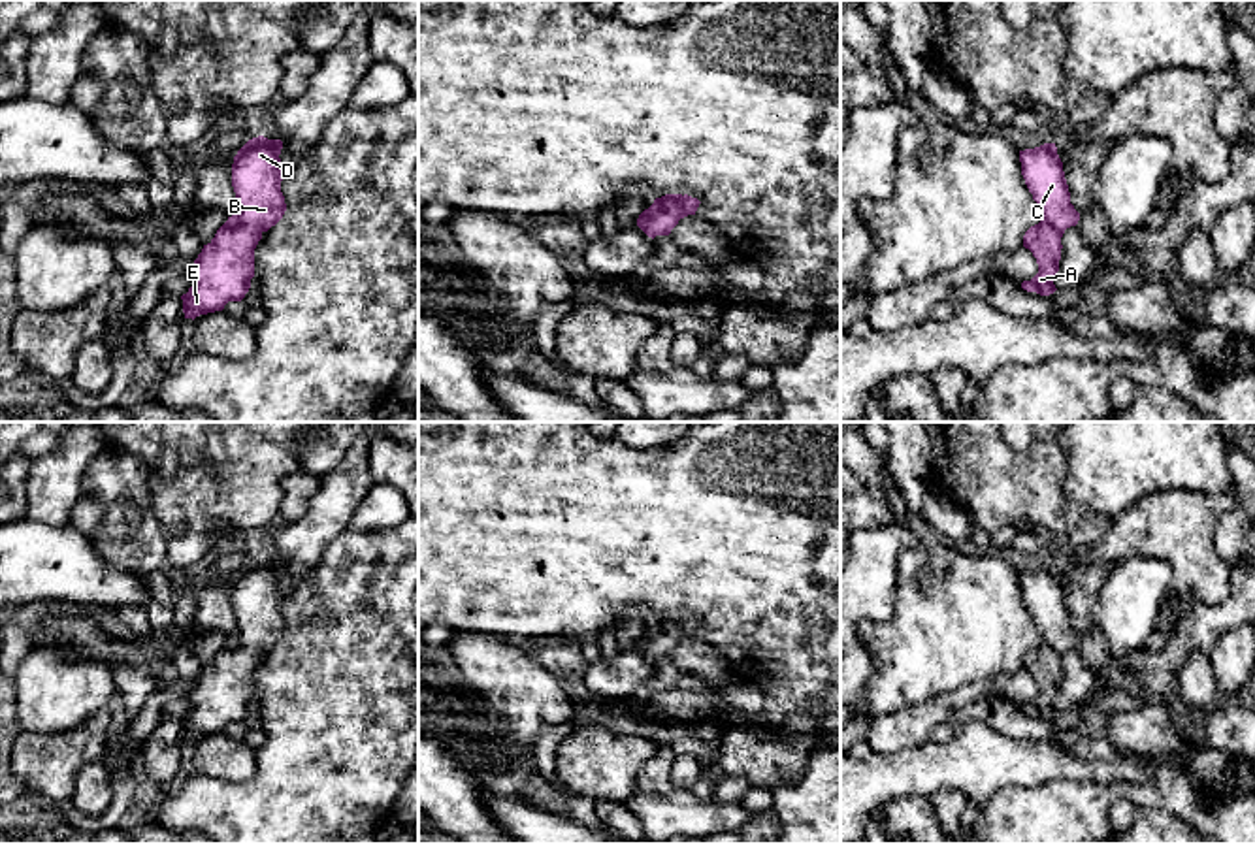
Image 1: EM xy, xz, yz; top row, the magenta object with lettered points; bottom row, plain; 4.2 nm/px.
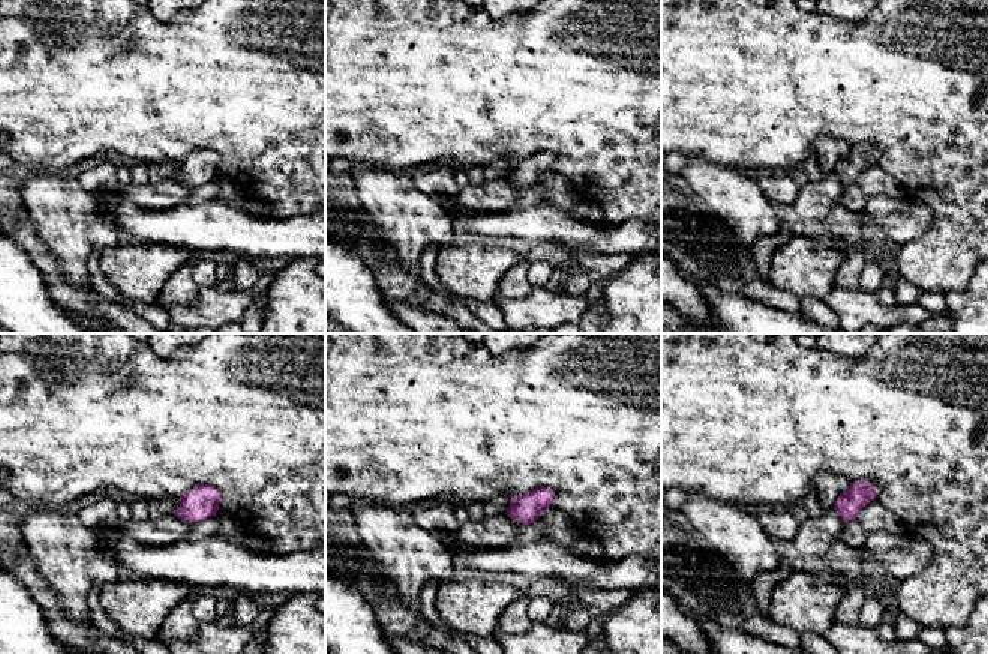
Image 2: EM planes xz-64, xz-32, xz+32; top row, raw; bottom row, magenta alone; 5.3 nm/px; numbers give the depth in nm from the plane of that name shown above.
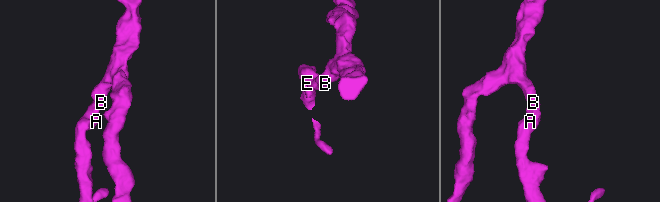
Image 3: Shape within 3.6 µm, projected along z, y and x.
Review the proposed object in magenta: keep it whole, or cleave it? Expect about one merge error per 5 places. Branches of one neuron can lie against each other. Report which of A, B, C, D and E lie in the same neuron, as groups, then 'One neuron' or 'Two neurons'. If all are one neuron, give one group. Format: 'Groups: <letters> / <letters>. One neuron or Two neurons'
Groups: A B C D E. One neuron

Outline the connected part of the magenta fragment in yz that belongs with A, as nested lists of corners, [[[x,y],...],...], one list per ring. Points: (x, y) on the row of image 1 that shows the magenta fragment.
[[[1055,143],[1019,151],[1019,162],[1025,185],[1044,217],[1023,235],[1023,247],[1036,258],[1038,273],[1031,281],[1023,281],[1021,288],[1050,296],[1057,290],[1053,279],[1059,271],[1061,237],[1067,228],[1078,224],[1080,213],[1070,203]]]

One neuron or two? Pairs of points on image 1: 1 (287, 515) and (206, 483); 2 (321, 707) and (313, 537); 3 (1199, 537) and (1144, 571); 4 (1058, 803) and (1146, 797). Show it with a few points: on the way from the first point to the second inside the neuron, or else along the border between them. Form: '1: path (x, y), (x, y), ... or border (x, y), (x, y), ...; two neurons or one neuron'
1: border (298, 471), (281, 481), (283, 500), (276, 526); two neurons
2: border (345, 530), (285, 594); two neurons
3: border (1131, 552), (1159, 556), (1173, 568), (1163, 605); two neurons
4: path (1080, 803), (1112, 792), (1124, 792); one neuron

